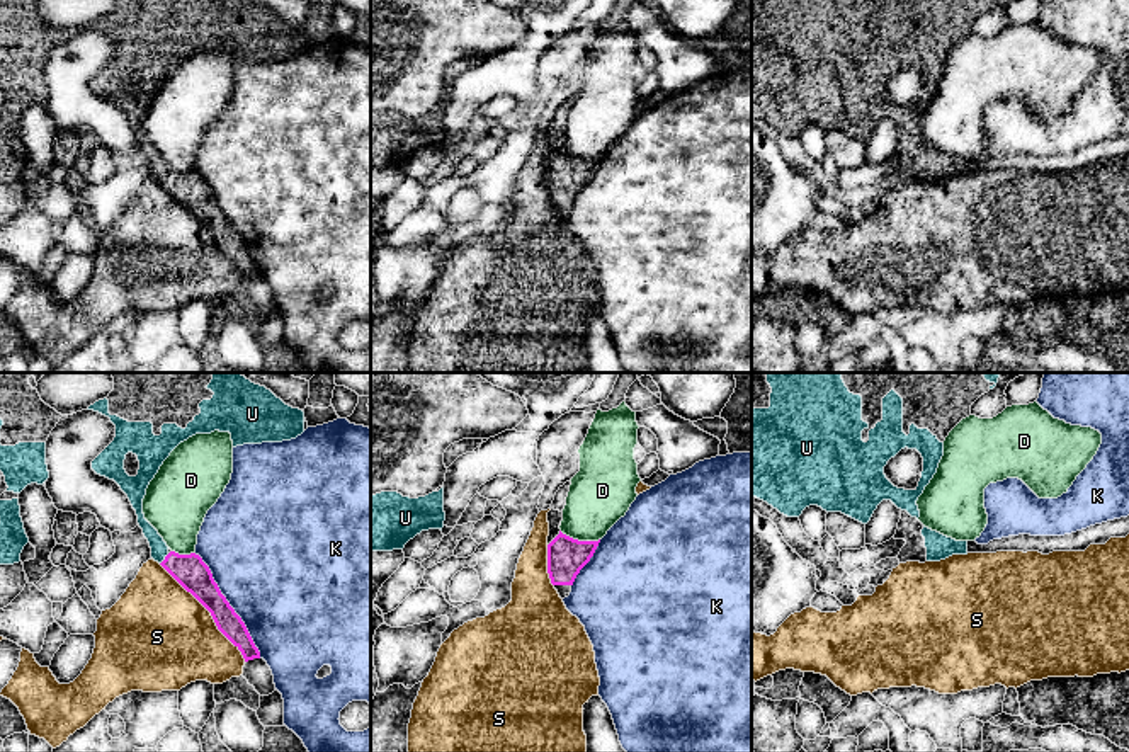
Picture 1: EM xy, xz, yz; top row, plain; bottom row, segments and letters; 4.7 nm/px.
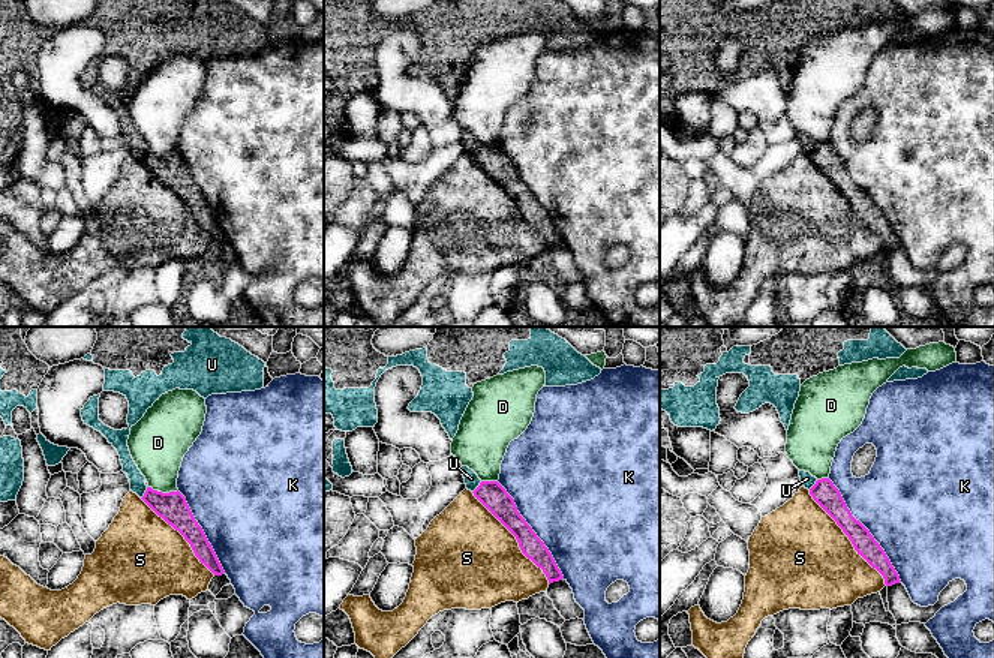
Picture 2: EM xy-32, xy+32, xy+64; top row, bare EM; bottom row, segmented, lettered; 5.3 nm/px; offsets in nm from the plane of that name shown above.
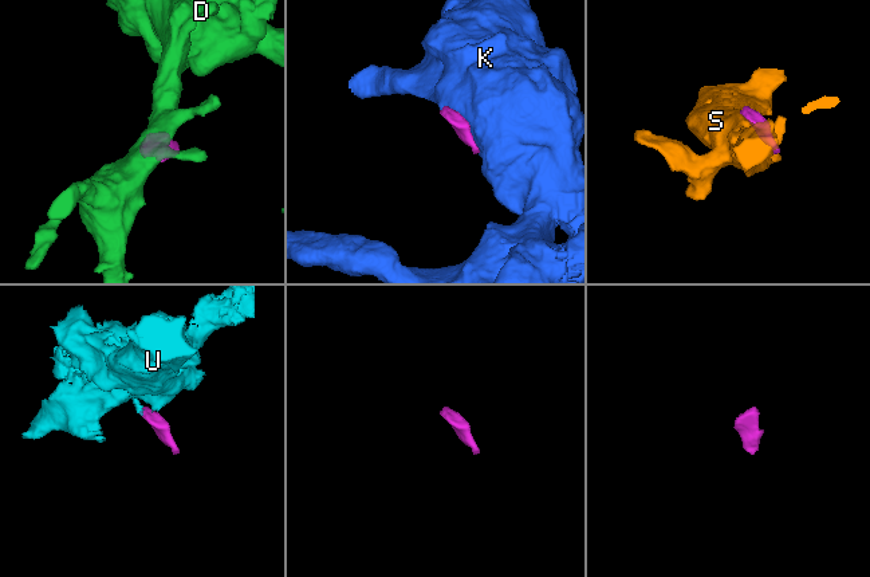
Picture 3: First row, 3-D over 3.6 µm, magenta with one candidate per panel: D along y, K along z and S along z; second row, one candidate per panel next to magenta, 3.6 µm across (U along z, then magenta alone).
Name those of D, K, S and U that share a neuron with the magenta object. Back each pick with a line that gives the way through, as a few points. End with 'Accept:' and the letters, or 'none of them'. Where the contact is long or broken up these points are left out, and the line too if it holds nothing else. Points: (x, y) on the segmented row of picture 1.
U: way xy (189, 570), (165, 558), (158, 546)
Accept: U

